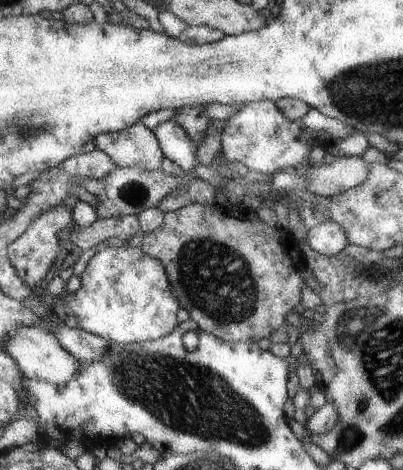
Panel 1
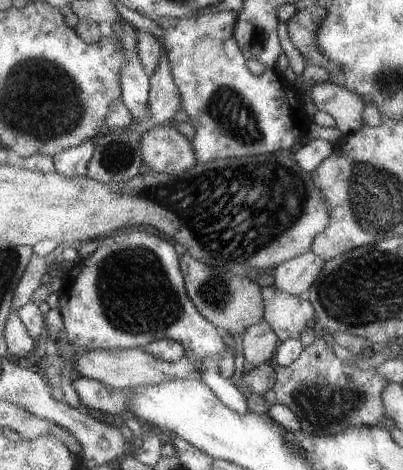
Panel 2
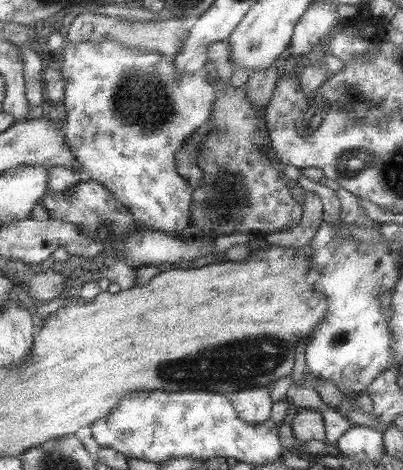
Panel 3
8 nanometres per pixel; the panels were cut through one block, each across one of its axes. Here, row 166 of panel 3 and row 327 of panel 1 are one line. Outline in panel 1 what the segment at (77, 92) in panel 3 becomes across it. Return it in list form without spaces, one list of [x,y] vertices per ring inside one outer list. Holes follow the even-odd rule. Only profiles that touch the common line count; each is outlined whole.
[[[121,246],[121,248],[107,248],[103,252],[97,252],[85,272],[81,274],[81,288],[75,294],[67,294],[67,312],[71,316],[77,316],[79,328],[93,332],[97,336],[107,338],[115,344],[137,344],[137,342],[153,342],[167,338],[179,328],[177,312],[183,308],[179,298],[175,296],[171,278],[167,274],[167,268],[161,260],[149,256],[143,252],[143,248],[133,246]]]

